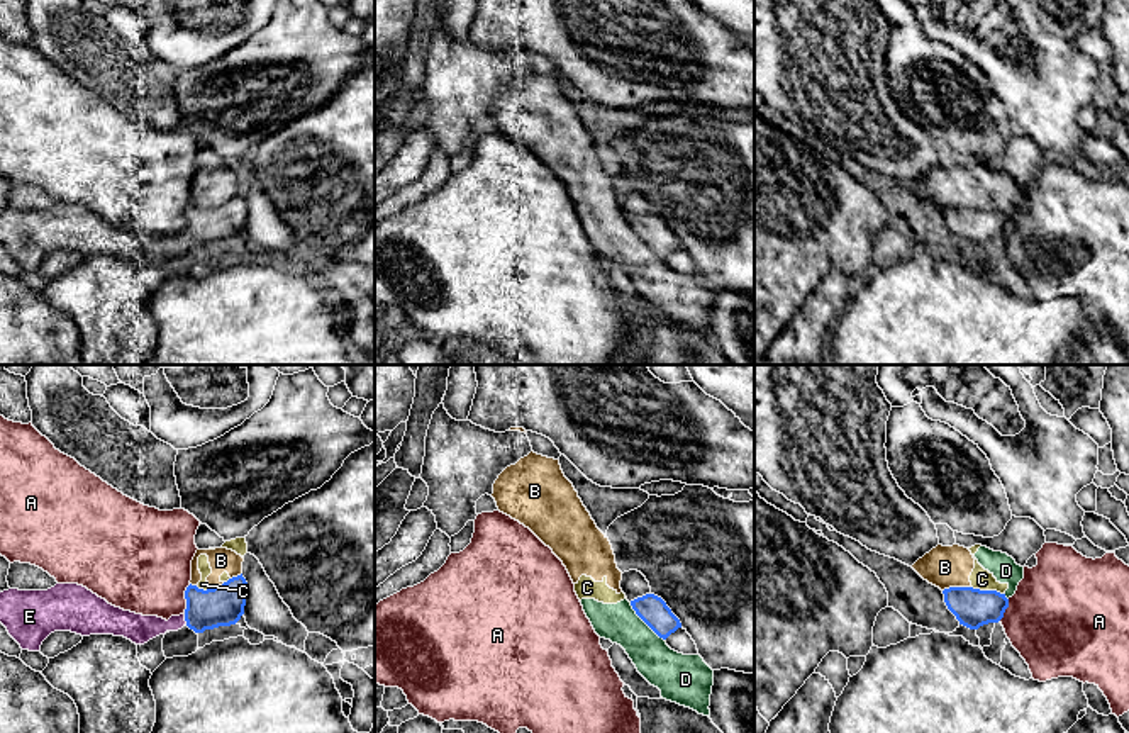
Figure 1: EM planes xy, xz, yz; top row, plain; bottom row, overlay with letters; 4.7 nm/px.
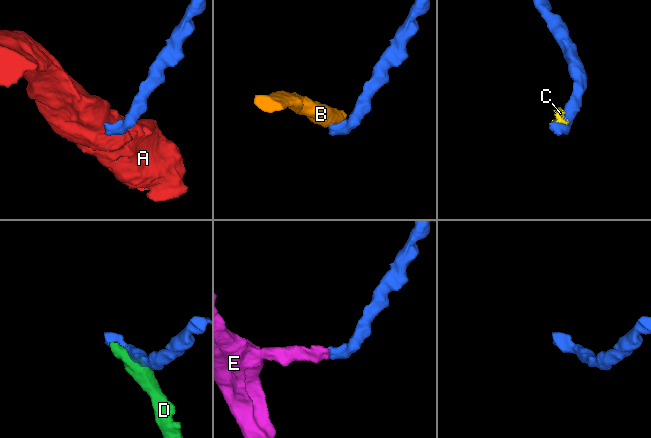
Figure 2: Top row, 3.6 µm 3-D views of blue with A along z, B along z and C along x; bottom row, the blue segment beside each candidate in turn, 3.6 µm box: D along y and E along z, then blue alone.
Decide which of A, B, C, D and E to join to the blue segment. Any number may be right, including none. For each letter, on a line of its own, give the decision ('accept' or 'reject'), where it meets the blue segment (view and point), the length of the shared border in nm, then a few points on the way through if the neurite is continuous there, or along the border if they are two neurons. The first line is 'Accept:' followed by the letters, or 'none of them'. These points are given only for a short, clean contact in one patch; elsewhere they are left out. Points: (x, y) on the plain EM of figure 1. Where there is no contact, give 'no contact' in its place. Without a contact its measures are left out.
Accept: E
A: reject; meets blue in xy at (185, 218); contact 150 nm long; border along xy (190, 204), (185, 211), (183, 233)
B: reject; meets blue in yz at (956, 207); contact 140 nm long; border along yz (970, 206), (950, 206), (943, 211)
C: reject; meets blue in yz at (989, 211); contact 170 nm long; border along yz (972, 206), (995, 209), (1004, 214)
D: reject; meets blue in xz at (645, 241); contact 240 nm long; border along xz (629, 223), (663, 260)
E: accept; meets blue in xy at (185, 240); contact 50 nm long; runs through xy (221, 226), (185, 240), (172, 245), (138, 248)

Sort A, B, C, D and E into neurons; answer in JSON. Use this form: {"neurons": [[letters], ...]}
{"neurons": [["A"], ["B", "C", "D"], ["E"]]}

